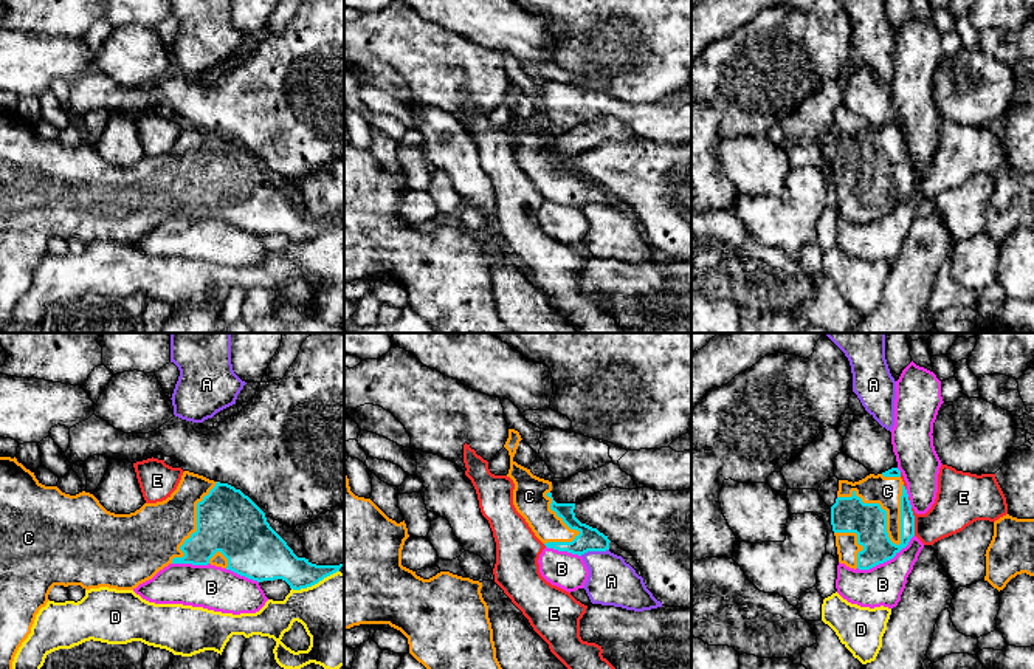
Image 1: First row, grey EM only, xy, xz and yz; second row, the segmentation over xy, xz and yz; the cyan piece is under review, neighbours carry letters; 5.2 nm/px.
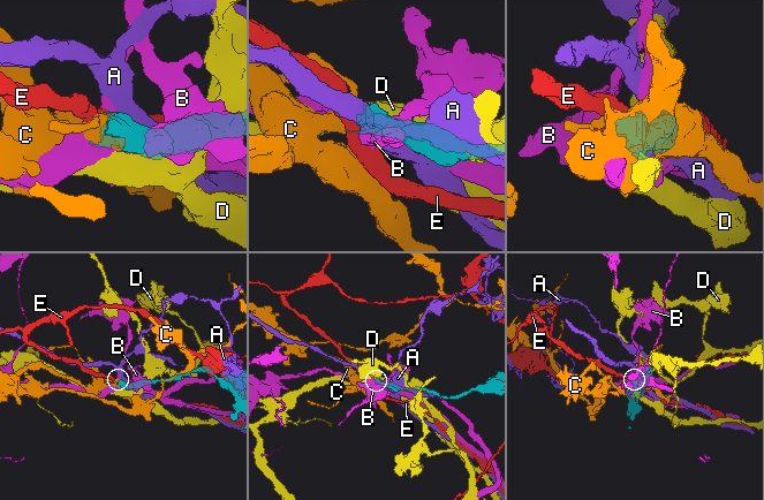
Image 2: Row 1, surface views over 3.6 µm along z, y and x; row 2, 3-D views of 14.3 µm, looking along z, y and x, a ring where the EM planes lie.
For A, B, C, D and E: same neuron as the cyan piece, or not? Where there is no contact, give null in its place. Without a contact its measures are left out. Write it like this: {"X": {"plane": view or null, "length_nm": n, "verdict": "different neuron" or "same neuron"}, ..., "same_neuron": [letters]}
{"A": {"plane": "xz", "length_nm": 160, "verdict": "different neuron"}, "B": {"plane": "yz", "length_nm": 340, "verdict": "different neuron"}, "C": {"plane": "yz", "length_nm": 420, "verdict": "same neuron"}, "D": {"plane": "xy", "length_nm": 260, "verdict": "different neuron"}, "E": {"plane": "yz", "length_nm": 150, "verdict": "different neuron"}, "same_neuron": ["C"]}

